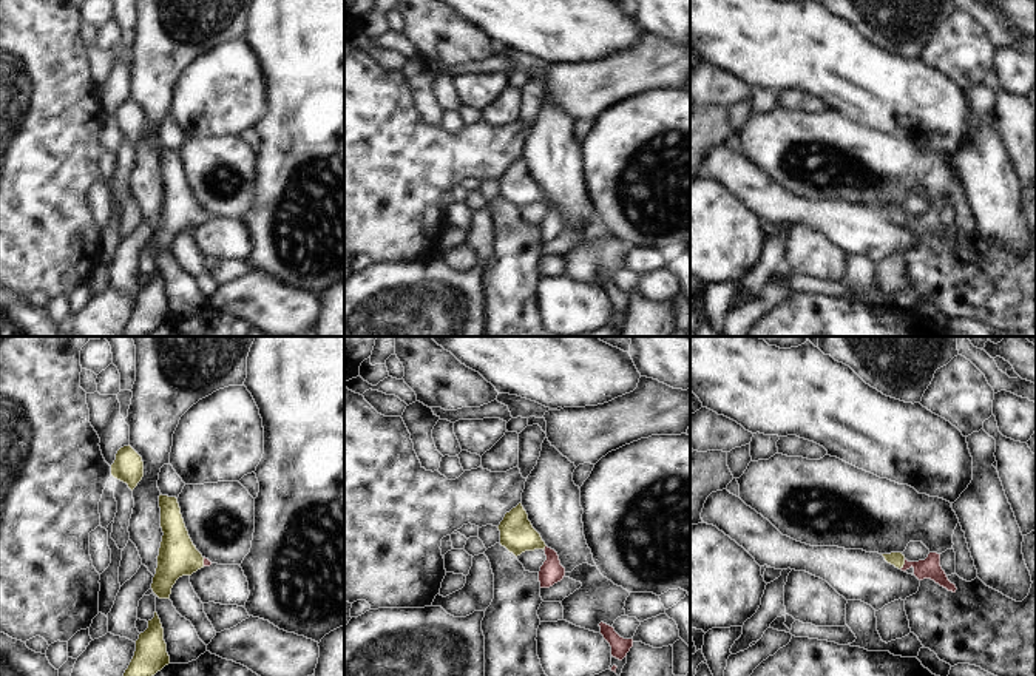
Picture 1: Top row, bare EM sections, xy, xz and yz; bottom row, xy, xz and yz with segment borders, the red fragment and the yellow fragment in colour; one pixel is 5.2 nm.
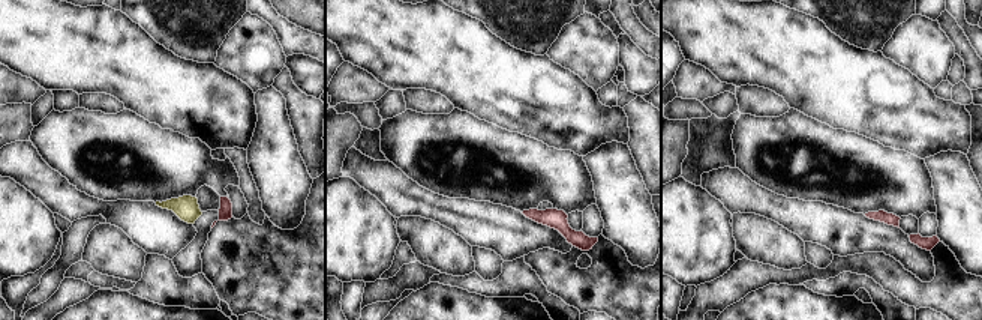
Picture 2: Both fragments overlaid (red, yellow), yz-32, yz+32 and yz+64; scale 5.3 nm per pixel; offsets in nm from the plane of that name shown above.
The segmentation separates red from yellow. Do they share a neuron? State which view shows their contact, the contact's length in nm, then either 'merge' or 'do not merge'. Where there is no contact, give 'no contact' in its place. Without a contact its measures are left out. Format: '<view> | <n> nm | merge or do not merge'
yz | 70 nm | merge

